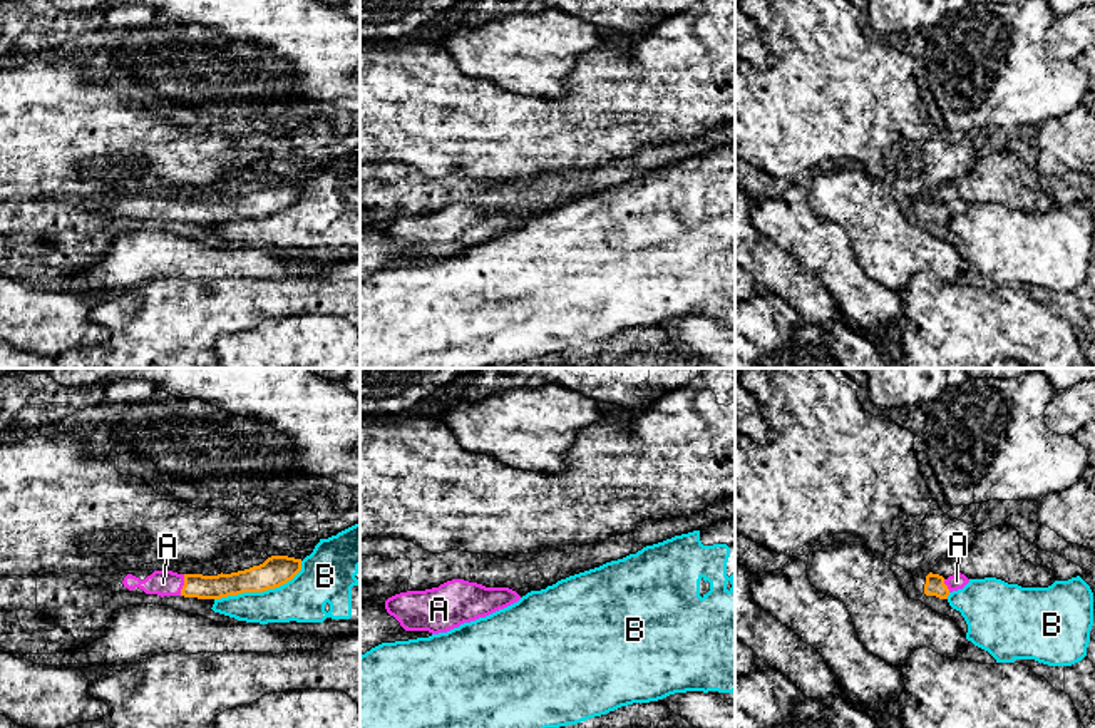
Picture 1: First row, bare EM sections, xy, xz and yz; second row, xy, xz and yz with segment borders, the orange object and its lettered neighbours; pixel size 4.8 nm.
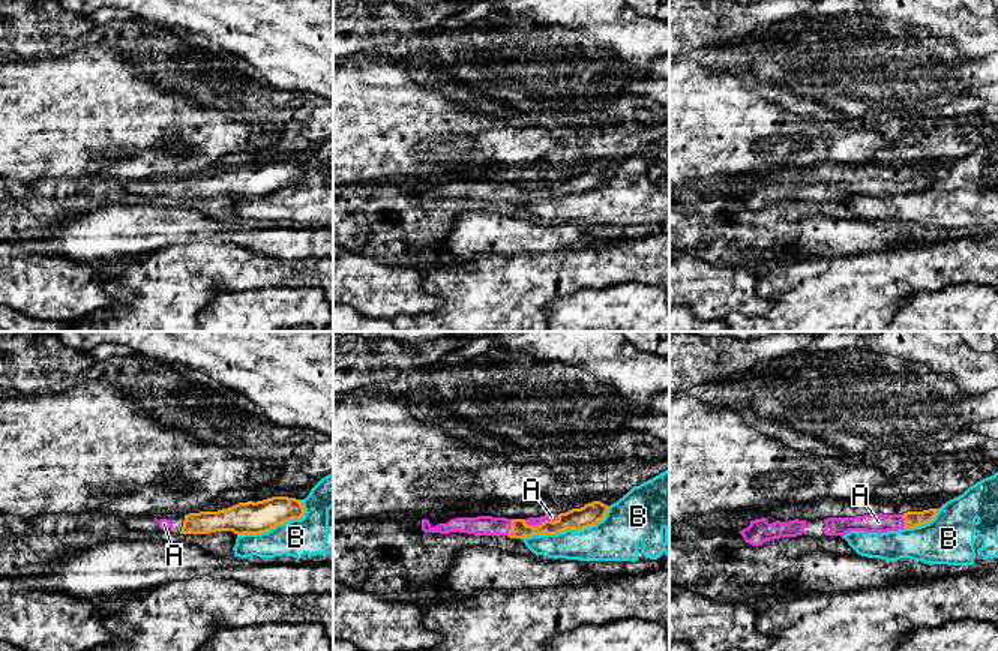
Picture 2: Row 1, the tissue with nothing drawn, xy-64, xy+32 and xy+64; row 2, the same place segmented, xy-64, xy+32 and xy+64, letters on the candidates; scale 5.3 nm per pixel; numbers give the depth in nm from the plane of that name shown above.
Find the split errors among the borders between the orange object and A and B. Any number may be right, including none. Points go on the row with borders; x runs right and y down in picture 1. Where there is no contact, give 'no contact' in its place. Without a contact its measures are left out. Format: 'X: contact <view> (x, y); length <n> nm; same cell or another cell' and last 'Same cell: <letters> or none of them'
A: contact xy (185, 584); length 110 nm; same cell
B: contact xy (262, 591); length 460 nm; another cell
Same cell: A

